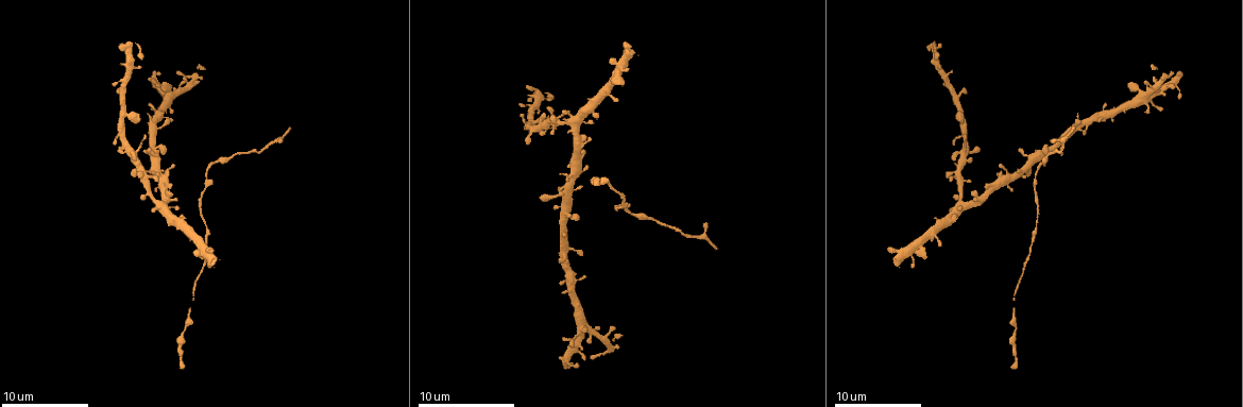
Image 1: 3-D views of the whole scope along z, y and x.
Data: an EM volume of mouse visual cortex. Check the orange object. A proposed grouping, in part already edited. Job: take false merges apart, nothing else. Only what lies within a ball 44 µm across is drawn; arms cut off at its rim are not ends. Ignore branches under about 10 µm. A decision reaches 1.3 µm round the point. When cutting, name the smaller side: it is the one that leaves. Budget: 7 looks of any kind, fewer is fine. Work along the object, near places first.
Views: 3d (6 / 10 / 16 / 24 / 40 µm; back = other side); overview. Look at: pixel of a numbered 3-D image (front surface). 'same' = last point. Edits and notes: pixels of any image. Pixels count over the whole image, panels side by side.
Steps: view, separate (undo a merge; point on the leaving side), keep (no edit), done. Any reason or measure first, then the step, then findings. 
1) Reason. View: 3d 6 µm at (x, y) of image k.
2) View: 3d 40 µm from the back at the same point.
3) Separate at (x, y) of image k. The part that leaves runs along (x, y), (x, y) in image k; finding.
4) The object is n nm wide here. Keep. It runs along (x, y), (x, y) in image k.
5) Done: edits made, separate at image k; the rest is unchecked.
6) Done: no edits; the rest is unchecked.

View: 3d 6 µm at (573, 189) of image 1.

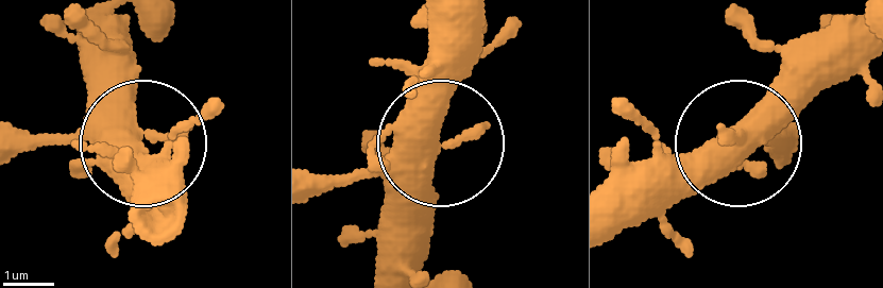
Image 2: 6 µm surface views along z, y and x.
The object is 410 nm wide here. Keep. It runs along (683, 152), (743, 140), (827, 55) in image 2; all the same cell.

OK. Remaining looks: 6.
View: 3d 10 µm at (1035, 177) of image 1.

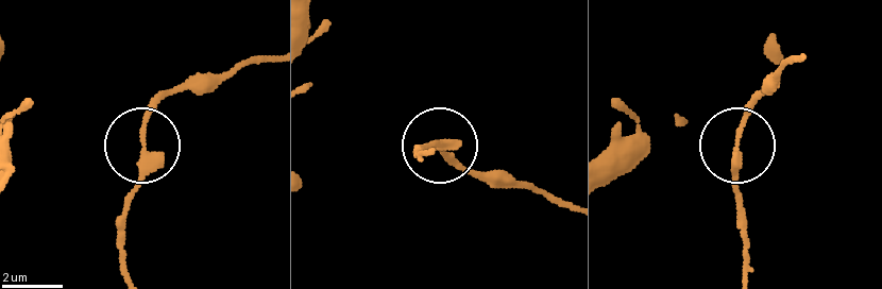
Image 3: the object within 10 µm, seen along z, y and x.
Keep. All the same cell.

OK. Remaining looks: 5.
Four or more arms meet. View: 3d 10 µm at (964, 207) of image 1.

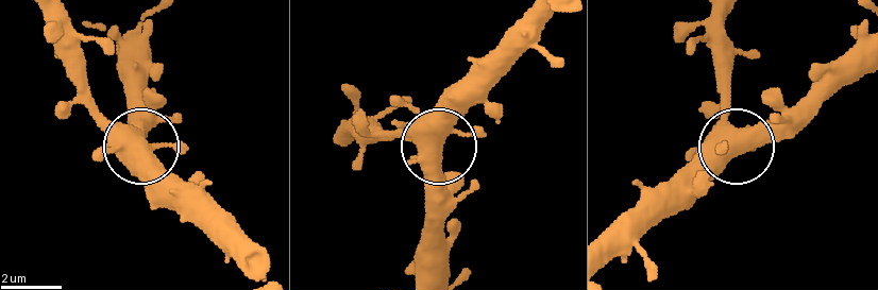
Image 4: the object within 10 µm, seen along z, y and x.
Keep. All the same cell.

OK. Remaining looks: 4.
Done: no edits; the rest is unchecked.

